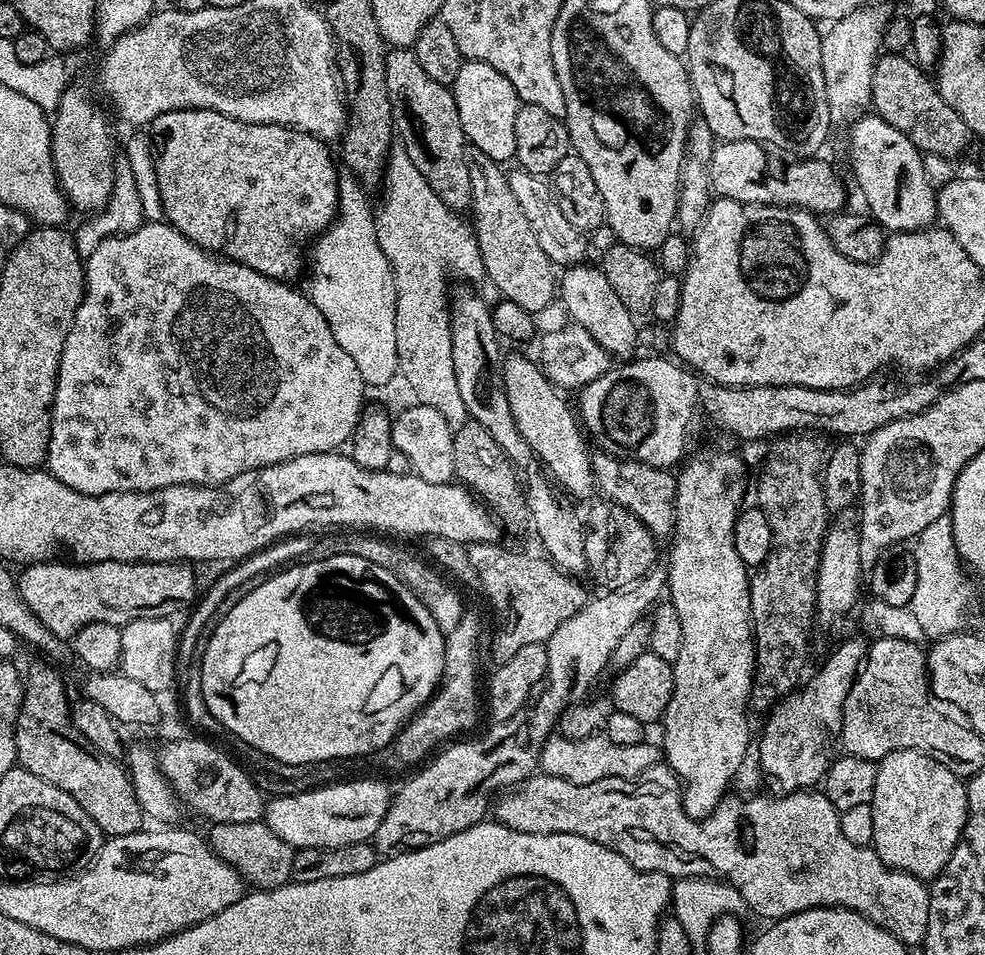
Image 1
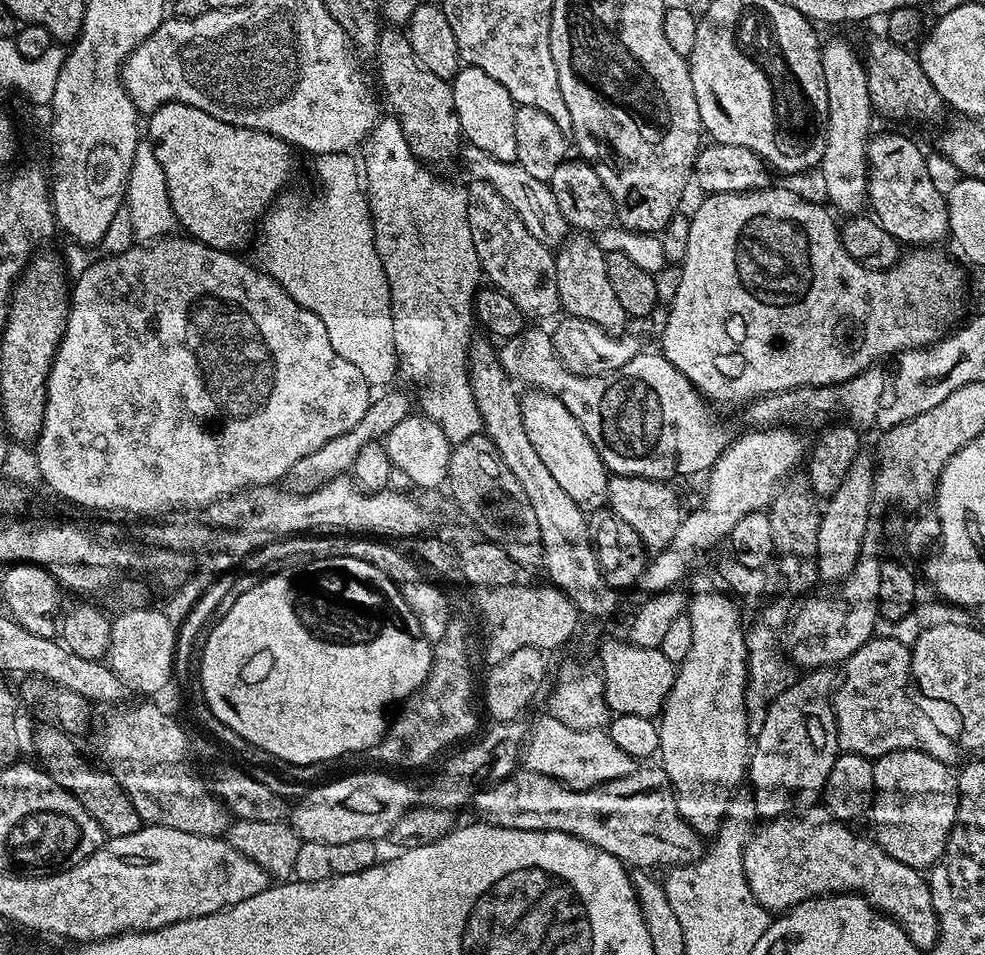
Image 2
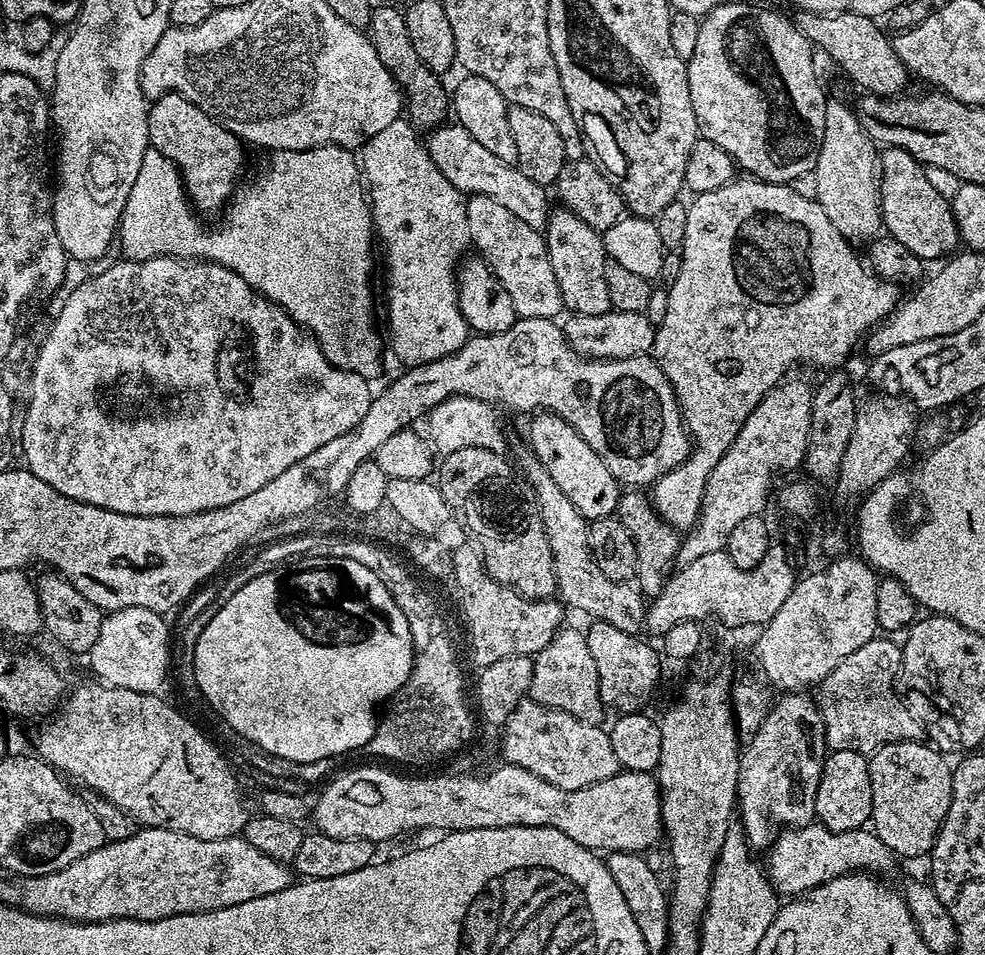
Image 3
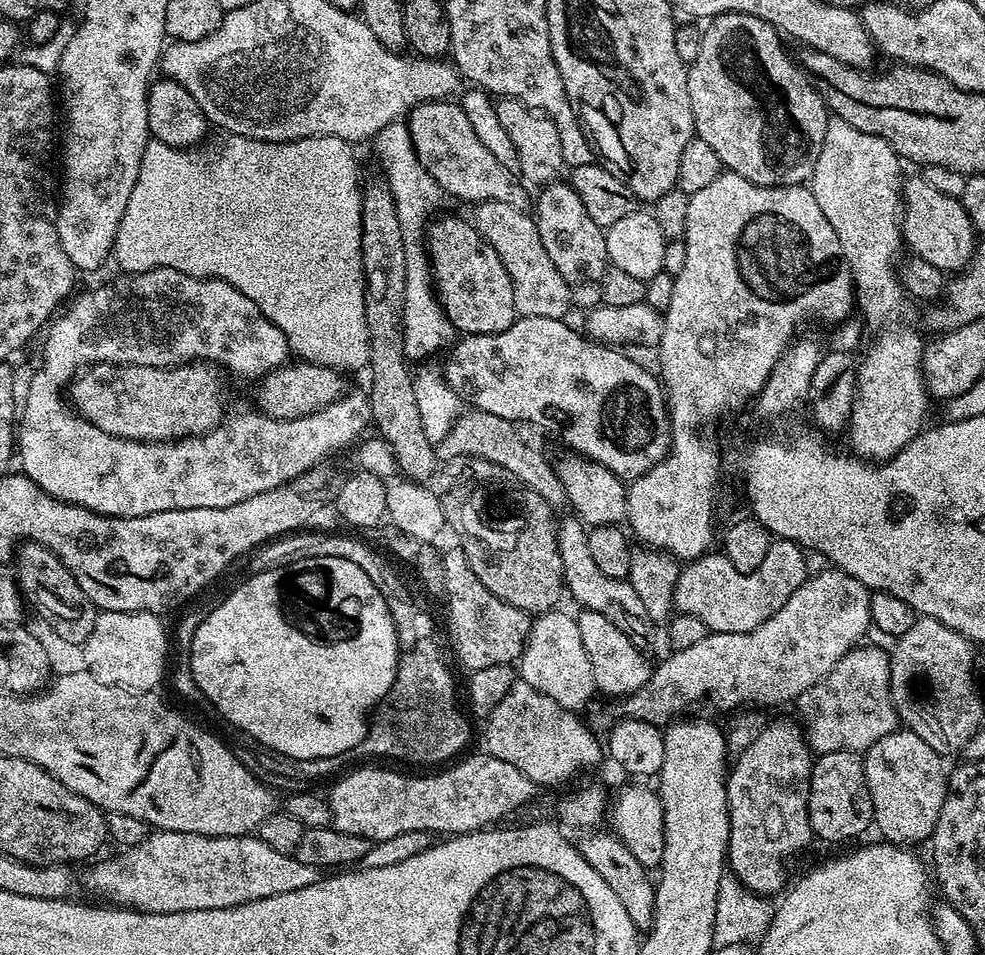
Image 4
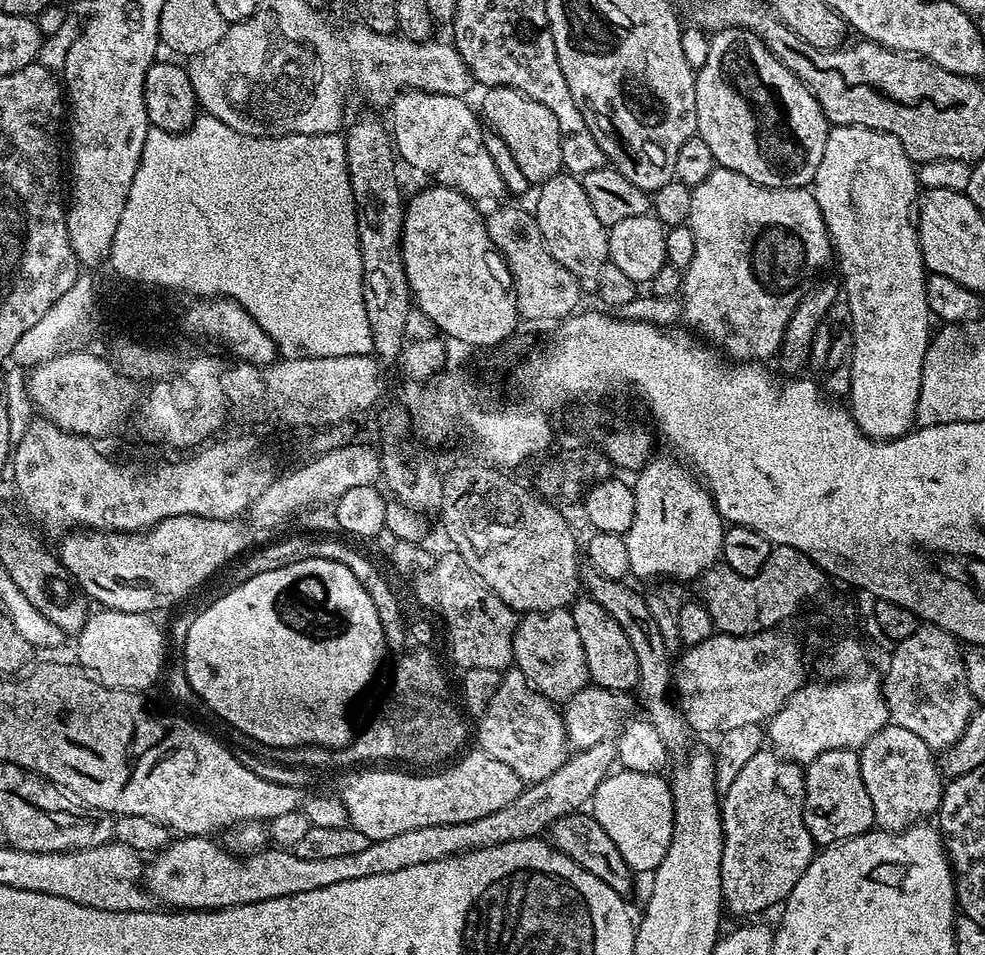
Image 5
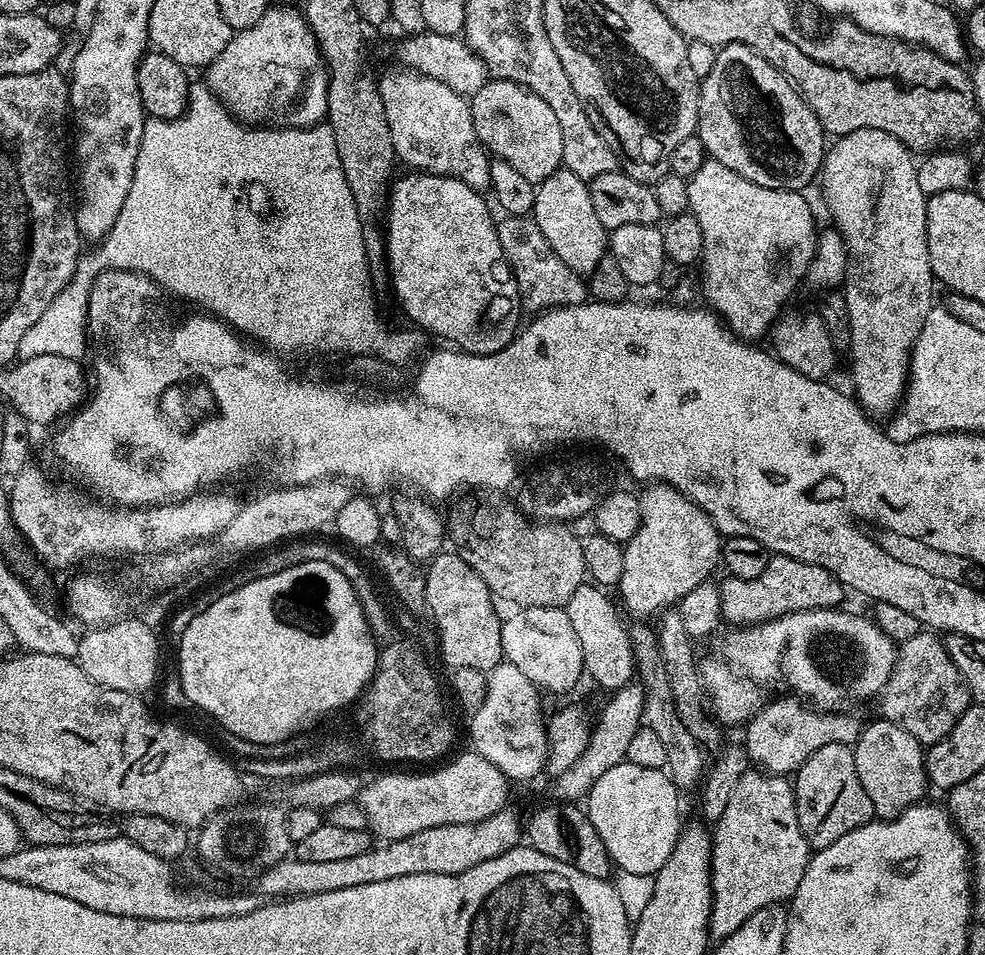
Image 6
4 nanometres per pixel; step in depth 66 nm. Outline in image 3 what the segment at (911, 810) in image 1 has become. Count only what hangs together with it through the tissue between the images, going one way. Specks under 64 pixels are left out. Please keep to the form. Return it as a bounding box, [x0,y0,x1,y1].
[868,740,952,857]

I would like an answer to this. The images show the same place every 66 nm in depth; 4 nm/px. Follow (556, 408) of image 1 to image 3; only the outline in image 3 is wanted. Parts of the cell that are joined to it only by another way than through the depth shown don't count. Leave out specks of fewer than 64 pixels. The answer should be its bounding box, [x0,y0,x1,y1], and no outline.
[527,410,622,522]

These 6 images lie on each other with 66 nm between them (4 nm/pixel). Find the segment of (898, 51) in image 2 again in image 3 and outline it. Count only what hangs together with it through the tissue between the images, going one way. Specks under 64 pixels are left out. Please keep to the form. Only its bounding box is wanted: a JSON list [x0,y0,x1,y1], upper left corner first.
[794,12,910,96]

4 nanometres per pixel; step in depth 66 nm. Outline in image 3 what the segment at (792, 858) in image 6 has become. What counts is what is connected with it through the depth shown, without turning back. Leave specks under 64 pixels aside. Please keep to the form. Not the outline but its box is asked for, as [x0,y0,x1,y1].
[736,690,826,850]

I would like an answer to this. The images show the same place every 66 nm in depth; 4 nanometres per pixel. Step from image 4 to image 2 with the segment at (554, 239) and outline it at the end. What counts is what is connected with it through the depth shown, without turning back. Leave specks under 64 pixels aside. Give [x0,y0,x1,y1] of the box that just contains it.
[554,234,630,333]

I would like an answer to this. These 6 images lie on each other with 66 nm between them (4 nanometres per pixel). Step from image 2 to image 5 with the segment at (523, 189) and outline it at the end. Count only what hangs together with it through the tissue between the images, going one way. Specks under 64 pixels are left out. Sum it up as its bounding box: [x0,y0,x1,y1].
[390,90,506,202]

